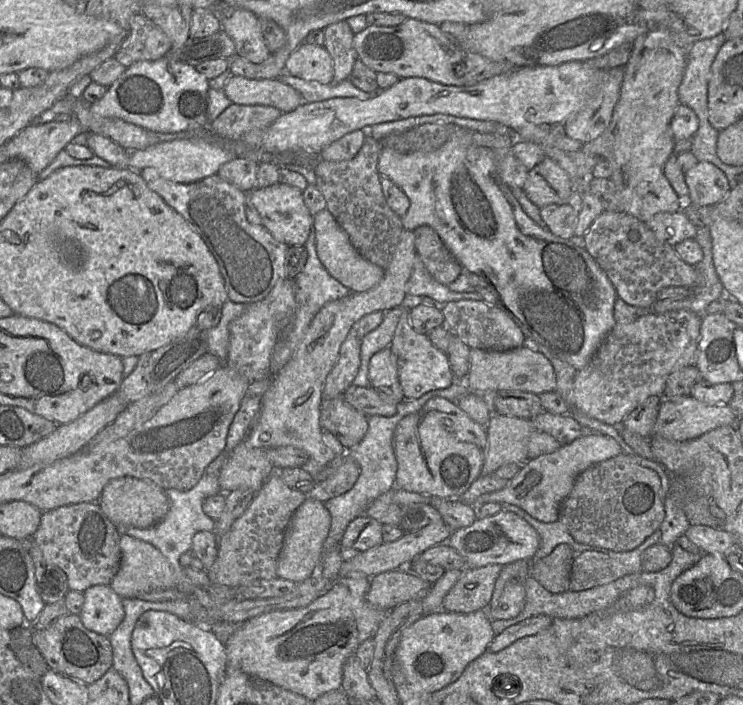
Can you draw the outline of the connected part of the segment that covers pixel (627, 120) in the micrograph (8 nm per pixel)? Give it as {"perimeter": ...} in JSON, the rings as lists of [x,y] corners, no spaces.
{"perimeter":[[[657,27],[639,36],[632,43],[630,57],[624,66],[619,99],[609,126],[602,135],[582,147],[584,153],[595,155],[599,159],[604,158],[610,163],[612,169],[610,180],[619,195],[620,211],[644,223],[658,213],[675,213],[683,204],[664,175],[664,165],[672,154],[675,144],[670,123],[679,105],[678,89],[688,62],[686,49],[681,47],[672,33],[663,27]]]}

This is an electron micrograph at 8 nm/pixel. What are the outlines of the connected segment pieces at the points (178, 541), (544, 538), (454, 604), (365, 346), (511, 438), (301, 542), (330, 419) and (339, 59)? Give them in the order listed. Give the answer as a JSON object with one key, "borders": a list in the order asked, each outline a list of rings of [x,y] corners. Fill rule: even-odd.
{"borders":[[[[227,451],[219,454],[218,457],[209,464],[205,474],[197,484],[190,490],[165,490],[170,505],[167,514],[159,523],[144,529],[129,527],[121,530],[121,533],[150,543],[163,554],[171,566],[176,587],[178,584],[183,585],[184,581],[190,581],[184,573],[184,568],[179,563],[179,558],[184,552],[191,550],[193,536],[201,531],[214,531],[215,529],[216,521],[204,513],[202,504],[207,497],[221,493],[218,475],[227,459]]],[[[501,503],[501,505],[502,510],[517,514],[536,530],[539,536],[539,546],[532,557],[531,562],[540,560],[549,555],[559,544],[568,544],[572,548],[575,555],[578,554],[579,549],[593,549],[596,550],[595,552],[604,552],[606,554],[611,551],[599,546],[591,546],[577,542],[571,536],[567,527],[558,520],[555,522],[541,522],[530,516],[525,510],[516,505],[510,503]]],[[[501,564],[467,568],[443,600],[443,611],[472,613],[486,607],[492,597]]],[[[407,296],[401,306],[384,313],[381,324],[363,337],[360,348],[360,367],[353,380],[353,385],[363,388],[370,387],[368,379],[370,359],[390,346],[403,309],[410,309],[414,303],[415,301]]],[[[493,413],[485,426],[487,451],[481,475],[491,474],[504,464],[524,464],[527,444],[535,431],[530,419]]],[[[307,497],[294,512],[285,531],[283,546],[277,561],[277,577],[298,584],[316,573],[323,558],[323,544],[330,526],[331,515],[324,503]]],[[[342,396],[322,400],[320,425],[347,449],[352,449],[368,431],[368,417],[350,406]]],[[[346,20],[331,24],[323,30],[324,47],[334,65],[334,79],[330,85],[336,85],[350,77],[354,63],[358,59],[353,45],[354,33]]]]}

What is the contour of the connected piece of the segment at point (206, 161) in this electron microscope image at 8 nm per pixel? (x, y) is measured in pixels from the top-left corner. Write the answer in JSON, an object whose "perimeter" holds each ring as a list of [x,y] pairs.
{"perimeter":[[[178,139],[160,142],[146,149],[130,152],[128,168],[135,171],[152,168],[166,180],[190,184],[217,174],[223,164],[234,158],[236,157],[229,148],[223,148],[202,141]]]}

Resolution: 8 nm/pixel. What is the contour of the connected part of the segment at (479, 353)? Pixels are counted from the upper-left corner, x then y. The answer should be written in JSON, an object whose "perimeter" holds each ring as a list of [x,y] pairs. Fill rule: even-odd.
{"perimeter":[[[526,347],[509,351],[486,351],[470,348],[470,369],[465,378],[470,391],[486,394],[497,391],[524,391],[540,395],[556,390],[556,376],[550,361],[541,353]]]}

